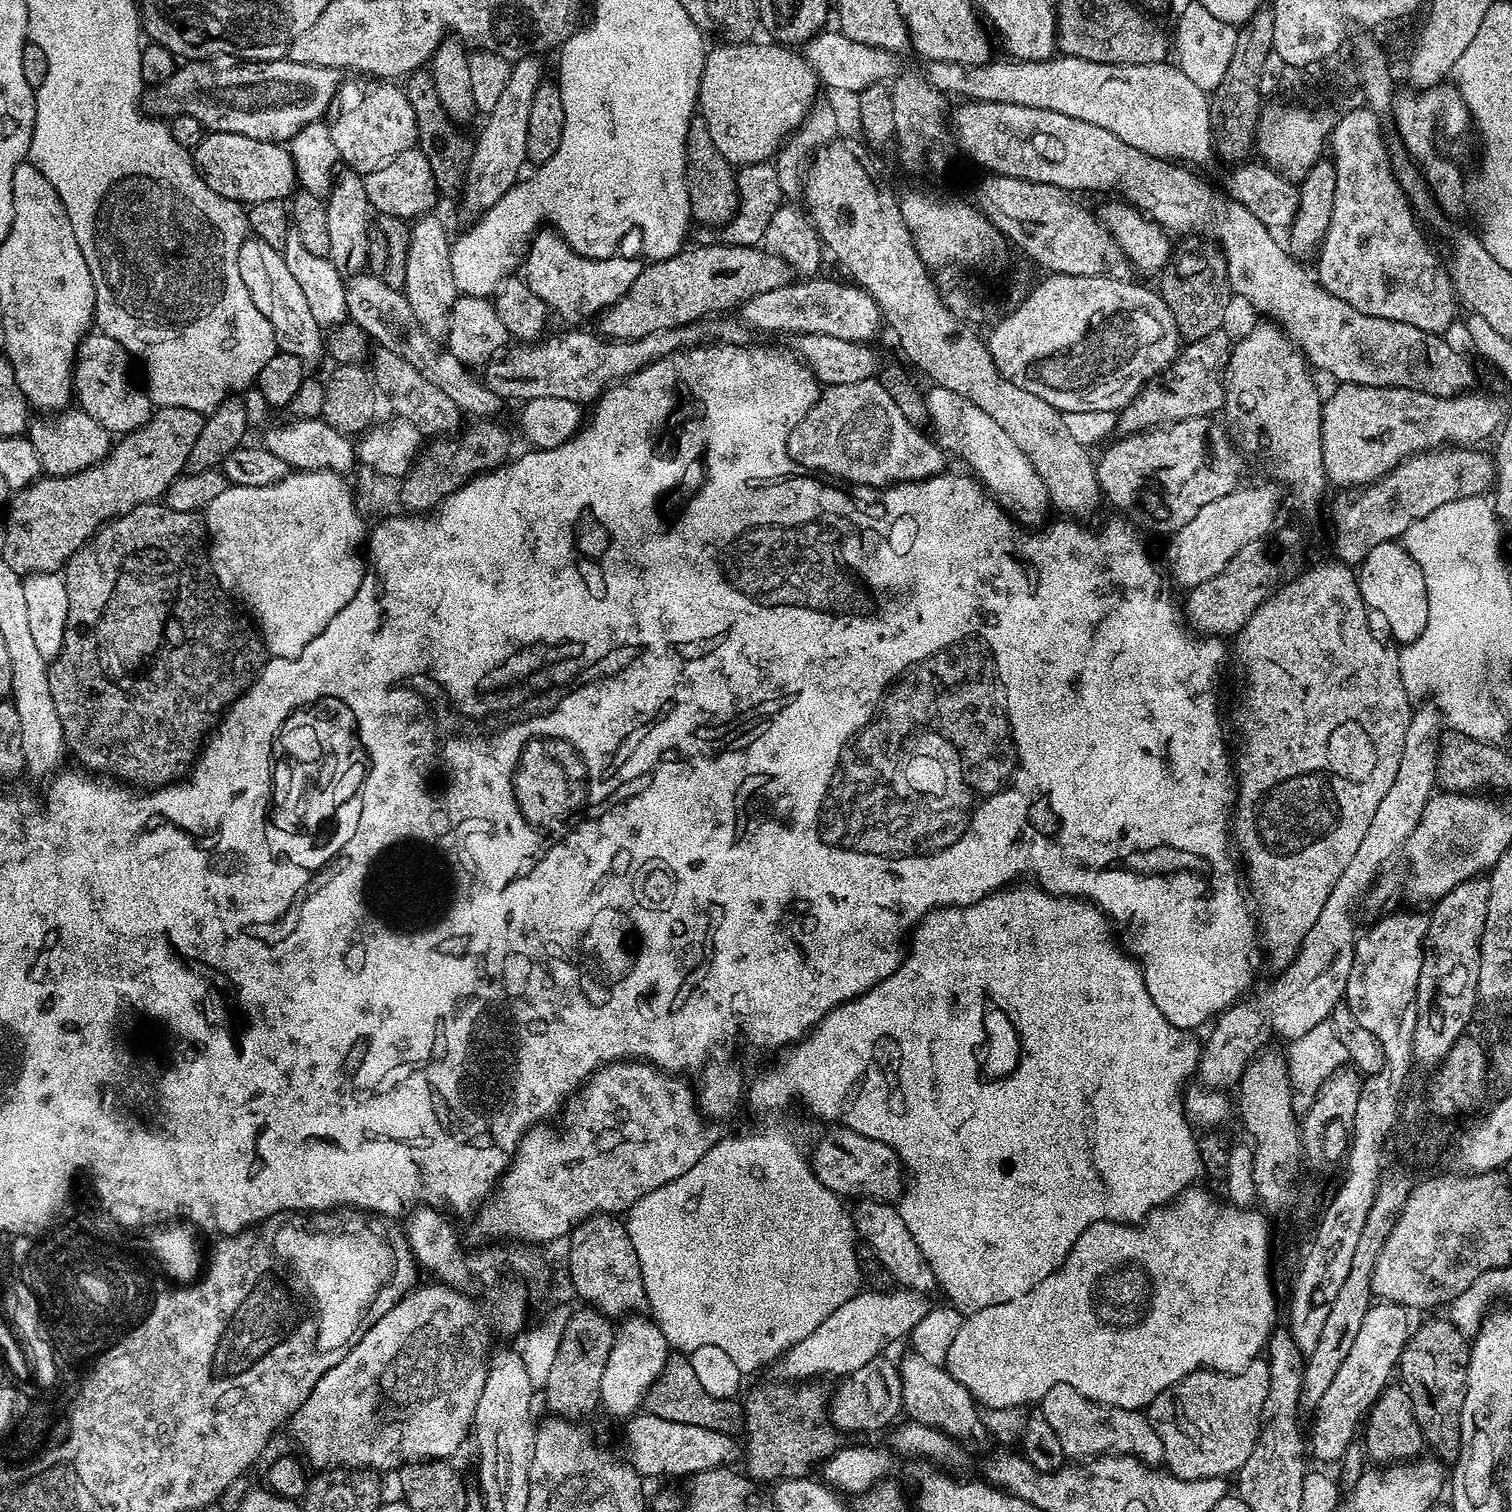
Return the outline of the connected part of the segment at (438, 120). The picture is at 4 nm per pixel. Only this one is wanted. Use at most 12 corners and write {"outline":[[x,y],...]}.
{"outline":[[427,71],[407,77],[416,139],[437,193],[461,191],[473,141]]}

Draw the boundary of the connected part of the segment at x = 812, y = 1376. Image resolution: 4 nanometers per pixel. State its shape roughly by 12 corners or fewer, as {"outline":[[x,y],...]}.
{"outline":[[857,1292],[778,1361],[845,1378],[929,1312],[923,1292]]}

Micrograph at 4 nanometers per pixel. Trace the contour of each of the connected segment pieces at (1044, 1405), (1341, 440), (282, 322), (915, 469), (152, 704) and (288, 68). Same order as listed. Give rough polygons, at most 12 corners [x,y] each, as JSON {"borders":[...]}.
{"borders":[[[1065,1384],[1038,1410],[1065,1457],[1164,1459],[1143,1411],[1099,1404]],[[1340,384],[1322,404],[1327,483],[1491,441],[1498,397]],[[245,238],[238,274],[279,351],[305,366],[325,333],[281,249]],[[879,379],[827,385],[788,453],[881,490],[942,457]],[[163,502],[62,569],[67,751],[151,790],[266,663]],[[213,56],[149,87],[153,117],[288,142],[335,68]]]}

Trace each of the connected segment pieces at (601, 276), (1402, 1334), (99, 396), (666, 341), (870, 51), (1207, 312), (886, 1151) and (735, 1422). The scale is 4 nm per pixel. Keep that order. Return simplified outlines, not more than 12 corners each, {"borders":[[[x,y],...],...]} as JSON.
{"borders":[[[537,231],[522,278],[565,325],[599,317],[634,286],[632,256],[578,254]],[[1373,1303],[1314,1410],[1311,1455],[1343,1461],[1399,1365],[1409,1309]],[[96,330],[76,350],[74,400],[109,434],[140,428],[152,397],[130,353]],[[696,326],[637,340],[584,330],[517,343],[483,369],[505,402],[607,388],[699,345]],[[831,28],[802,54],[823,85],[859,94],[903,73],[901,55]],[[1192,238],[1158,276],[1181,337],[1223,329],[1224,253]],[[843,1126],[810,1152],[835,1196],[899,1201],[906,1169],[886,1142]],[[669,1355],[642,1408],[733,1437],[743,1403],[706,1394],[691,1359]]]}

